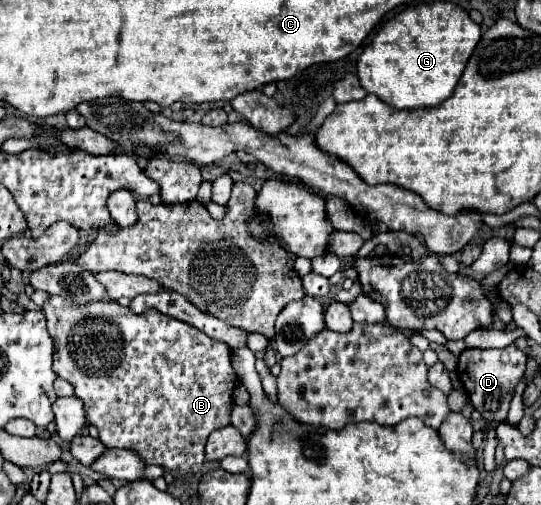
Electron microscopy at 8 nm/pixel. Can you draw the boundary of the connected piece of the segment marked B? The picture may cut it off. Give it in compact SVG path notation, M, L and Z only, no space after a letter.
M49 295L41 311L47 317L47 331L55 347L57 377L69 381L75 397L85 403L87 425L99 429L105 447L131 449L147 465L181 469L197 473L205 461L205 441L211 431L227 427L233 409L233 389L237 375L231 367L231 351L225 343L195 331L189 323L169 319L159 311L135 315L117 301L67 303L67 299Z

